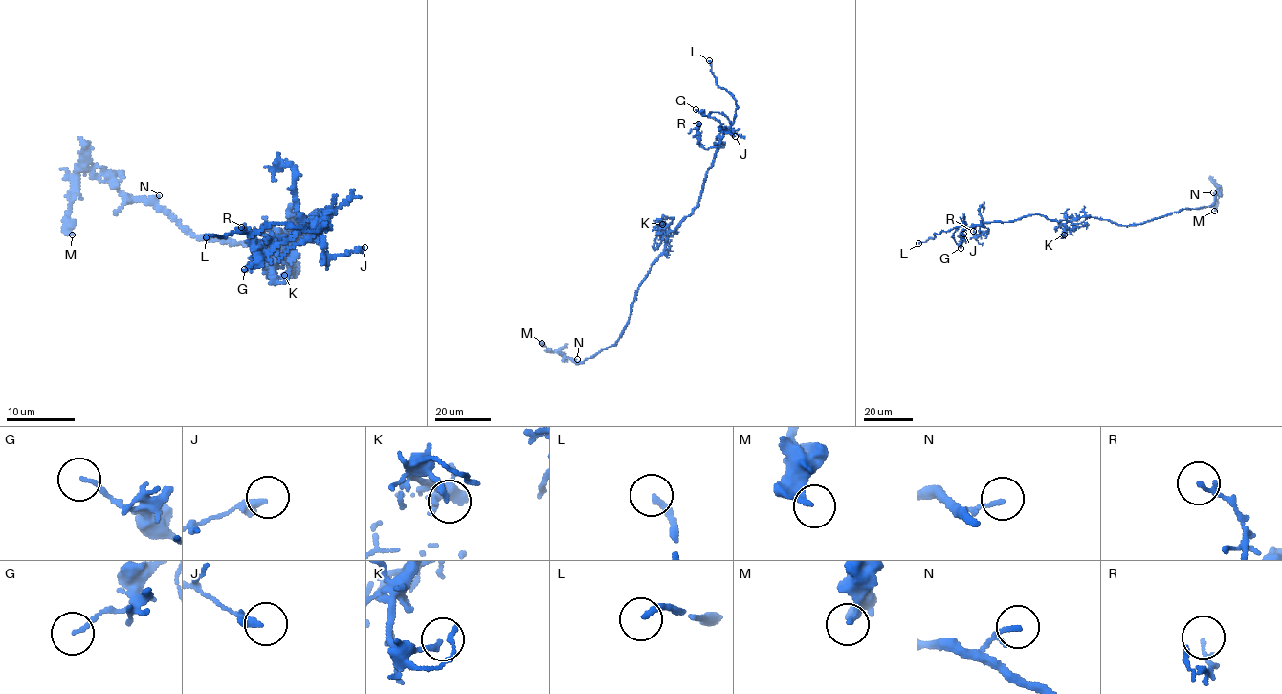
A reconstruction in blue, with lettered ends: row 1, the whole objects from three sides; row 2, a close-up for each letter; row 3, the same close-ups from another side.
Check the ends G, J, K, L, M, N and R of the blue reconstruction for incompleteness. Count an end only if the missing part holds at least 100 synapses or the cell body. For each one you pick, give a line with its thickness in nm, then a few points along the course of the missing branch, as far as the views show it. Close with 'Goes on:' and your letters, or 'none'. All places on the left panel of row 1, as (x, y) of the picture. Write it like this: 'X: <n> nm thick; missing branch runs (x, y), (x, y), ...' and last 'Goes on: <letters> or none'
L: 200 nm thick; missing branch runs (206, 237), (182, 251), (151, 255), (38, 254), (15, 244)
Goes on: L

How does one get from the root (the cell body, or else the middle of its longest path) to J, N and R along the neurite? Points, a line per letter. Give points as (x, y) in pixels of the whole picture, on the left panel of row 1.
J: (286, 238), (289, 233), (291, 240), (317, 232), (316, 212), (312, 222), (313, 215), (325, 257), (364, 247)
N: (286, 238), (290, 273), (295, 275), (297, 267), (272, 245), (191, 235), (151, 201), (159, 195)
R: (286, 238), (317, 232), (319, 212), (315, 224), (314, 216), (257, 248), (241, 227)

